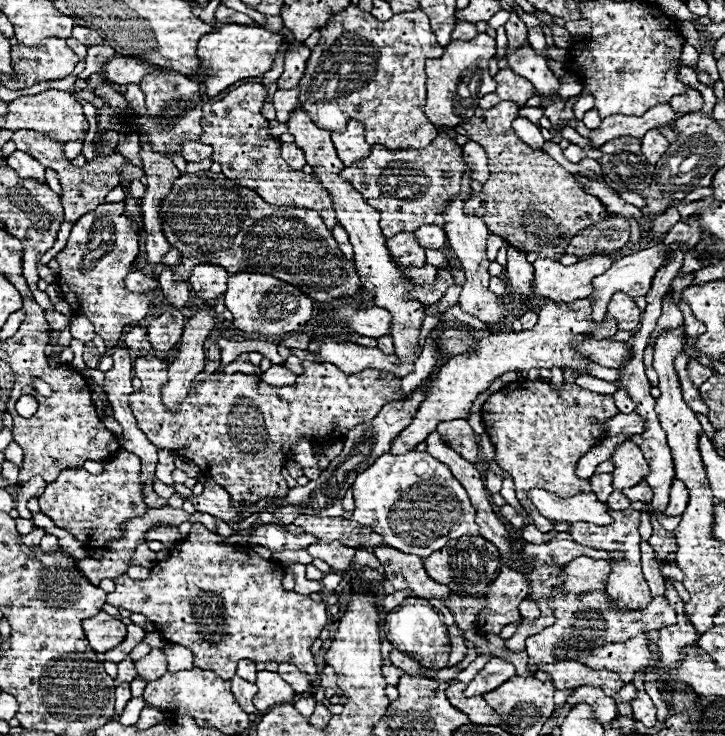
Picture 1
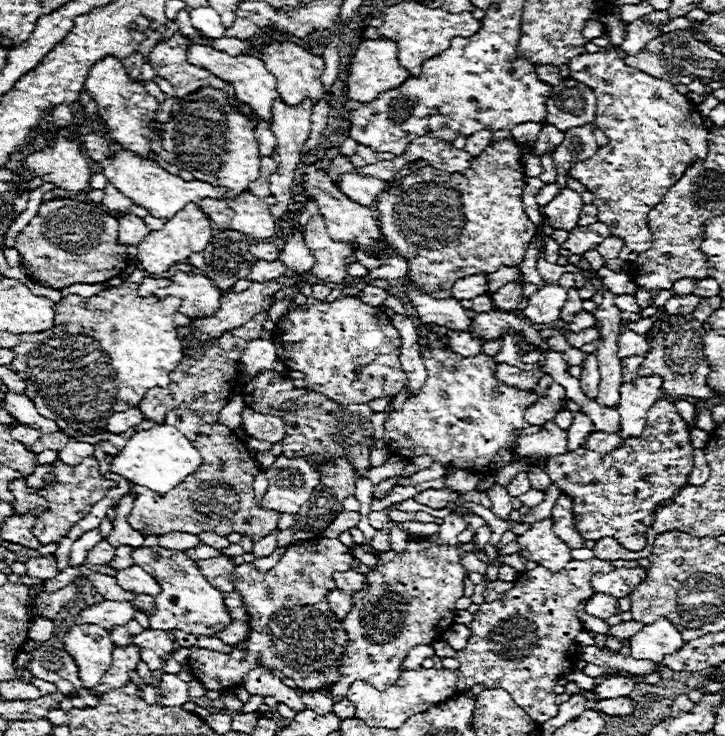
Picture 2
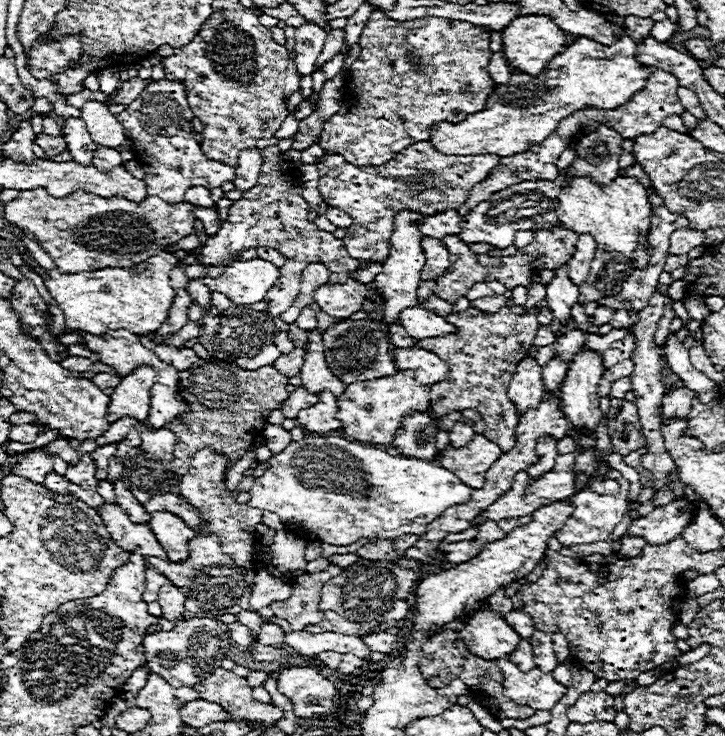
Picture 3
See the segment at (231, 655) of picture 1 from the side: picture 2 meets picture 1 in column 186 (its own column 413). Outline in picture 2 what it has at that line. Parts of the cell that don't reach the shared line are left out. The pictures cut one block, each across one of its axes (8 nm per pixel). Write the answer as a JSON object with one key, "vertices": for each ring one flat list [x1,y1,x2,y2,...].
{"vertices":[[470,510,466,512,452,512,444,518,440,524,440,530,432,536,410,536,404,552,382,552,376,560,376,570,370,570,366,574,366,588,360,592,352,594,352,612,342,620,342,628,348,634,348,640,344,644,344,656,340,664,340,678,324,688,328,694,336,698,346,698,350,684,356,680,364,680,372,684,374,688,388,688,392,686,398,676,402,674,402,662,408,654,410,648,418,644,430,644,438,636,442,636,452,624,456,616,456,600,464,596,464,578,468,572,460,564,462,550,458,534,468,530,468,522,464,516,472,514]]}

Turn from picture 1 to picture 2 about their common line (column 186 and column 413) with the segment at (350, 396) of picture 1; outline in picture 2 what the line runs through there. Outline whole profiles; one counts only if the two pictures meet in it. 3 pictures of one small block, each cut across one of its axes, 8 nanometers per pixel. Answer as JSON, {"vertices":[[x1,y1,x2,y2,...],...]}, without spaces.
{"vertices":[[442,342,434,348,424,348,422,360,428,368,428,378,416,396,406,398,402,410,386,418,382,448,388,446,394,456,416,458,428,454,446,468,490,474,494,454,516,446,516,432,528,426,524,412,540,396,500,382,496,378,497,363,486,354,464,358]]}

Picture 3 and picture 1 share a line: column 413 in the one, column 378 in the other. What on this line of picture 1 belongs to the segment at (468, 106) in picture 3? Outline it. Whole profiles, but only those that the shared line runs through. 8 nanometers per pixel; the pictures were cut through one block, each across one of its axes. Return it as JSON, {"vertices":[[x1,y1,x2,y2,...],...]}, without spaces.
{"vertices":[[348,4,342,12,334,14,320,32,322,38,312,48,312,56,308,58,304,76,300,80,300,104,320,128,340,132,350,120,360,120,364,124,366,142,382,144,390,150,426,148,426,144,438,136,438,130,422,112,422,106,426,104,424,64,430,58,442,56,444,48,436,42,436,36,428,24,428,16,422,10,400,12,390,20,380,22,372,14,362,12,358,6]]}

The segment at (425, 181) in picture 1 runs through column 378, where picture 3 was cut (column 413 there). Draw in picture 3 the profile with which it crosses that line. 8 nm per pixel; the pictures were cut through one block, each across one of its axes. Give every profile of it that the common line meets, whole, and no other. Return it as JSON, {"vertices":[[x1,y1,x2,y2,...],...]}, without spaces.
{"vertices":[[430,142,412,144,412,148,406,148,400,156,392,158,388,164,382,166,354,166,346,162,340,154,330,154,318,164,320,172,320,184,318,190,328,206,344,210,348,216,354,218,354,224,348,228,348,234,344,236,344,244,348,248,348,254,356,260,376,260,384,262,390,252,390,236,394,230,394,216,400,210,412,210,422,212,424,216,432,216,446,210,458,210,466,198,470,196,470,190,486,180,500,162,500,156,448,156,438,152]]}

